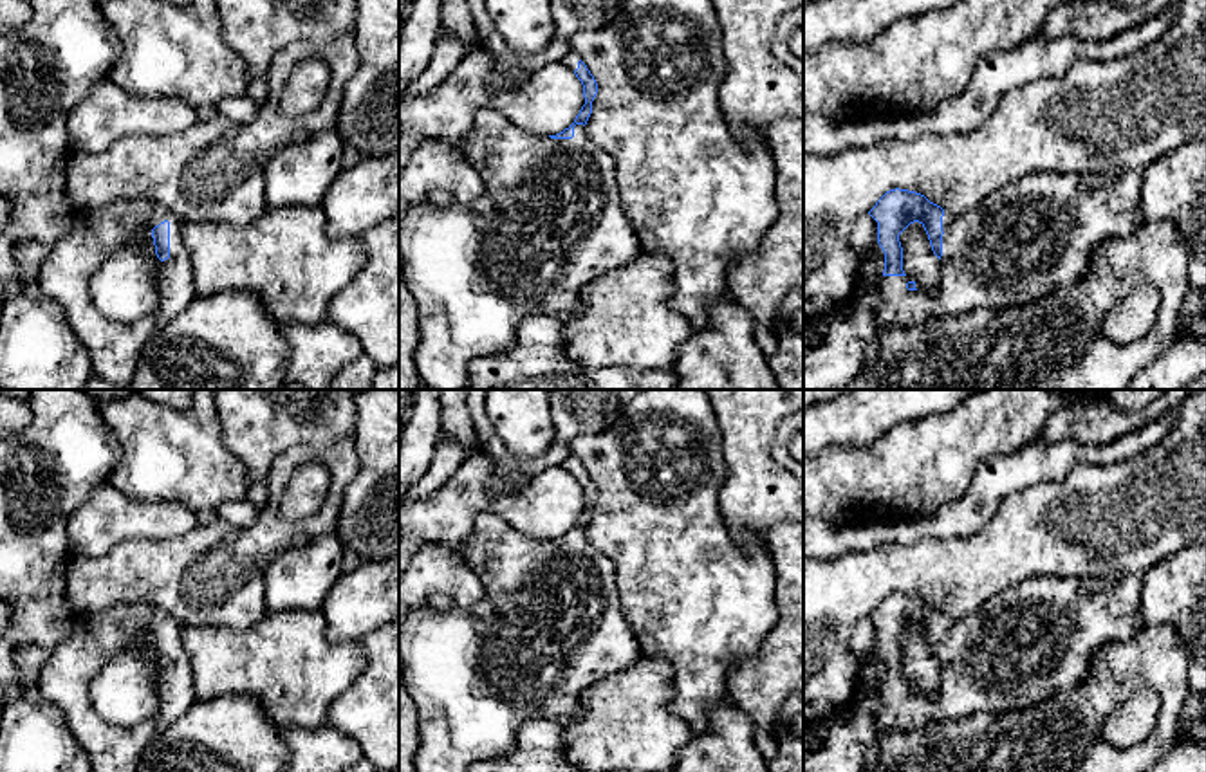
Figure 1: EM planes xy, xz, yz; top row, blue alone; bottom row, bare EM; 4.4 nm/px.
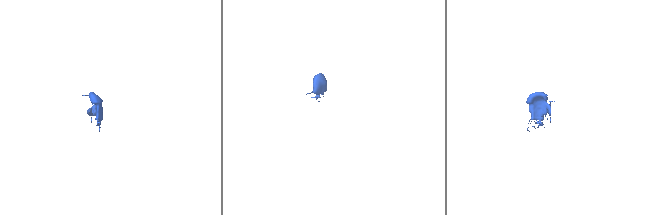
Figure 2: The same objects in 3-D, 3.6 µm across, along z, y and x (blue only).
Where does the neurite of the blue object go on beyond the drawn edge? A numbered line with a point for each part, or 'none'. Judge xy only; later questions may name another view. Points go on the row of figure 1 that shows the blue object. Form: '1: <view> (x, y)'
1: xy (116, 349)

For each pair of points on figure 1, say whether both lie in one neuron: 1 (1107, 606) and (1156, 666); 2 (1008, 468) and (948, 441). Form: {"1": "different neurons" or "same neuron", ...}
{"1": "different neurons", "2": "different neurons"}

